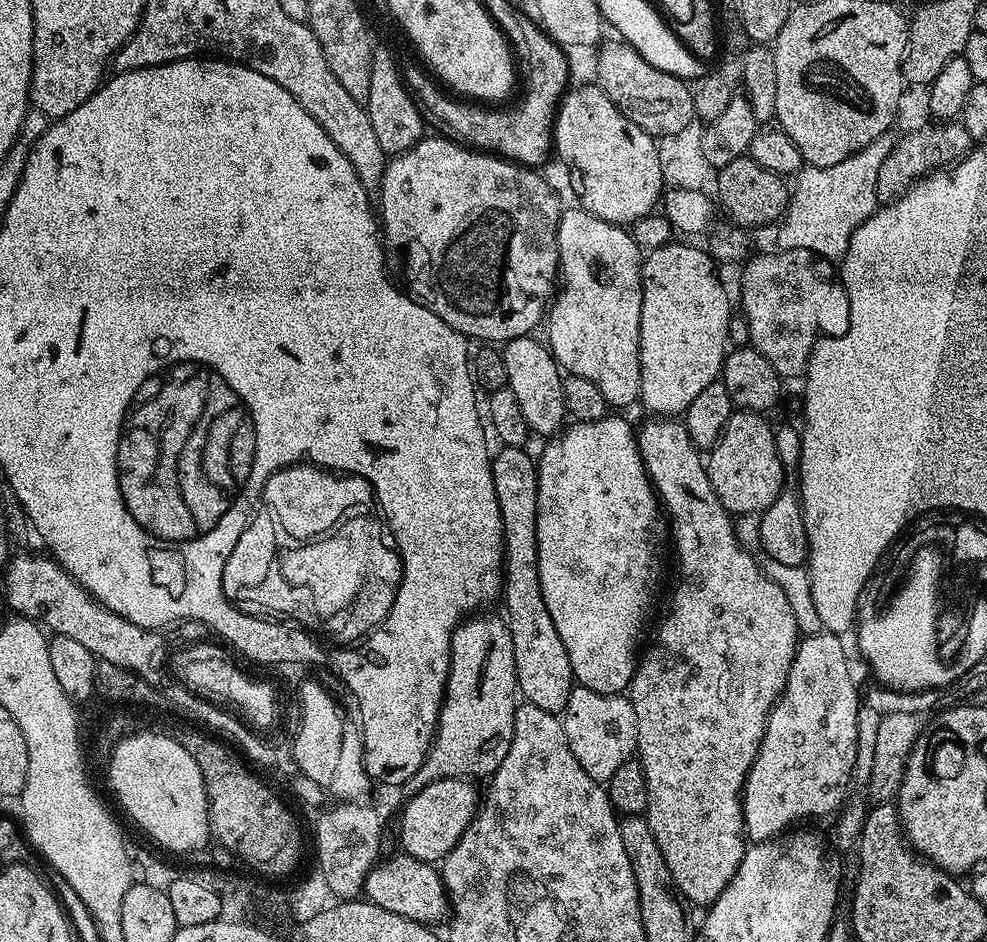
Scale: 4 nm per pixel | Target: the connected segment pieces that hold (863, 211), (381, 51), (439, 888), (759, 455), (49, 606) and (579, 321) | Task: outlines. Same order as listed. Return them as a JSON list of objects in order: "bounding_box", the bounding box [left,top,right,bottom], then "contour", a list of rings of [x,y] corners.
[{"bounding_box":[775,130,898,262],"contour":[[[892,130],[883,132],[870,146],[850,154],[850,158],[842,158],[835,166],[802,167],[794,177],[796,185],[791,185],[788,209],[775,229],[775,247],[780,250],[801,248],[828,262],[843,260],[854,232],[877,210],[878,170],[882,170],[882,162],[886,162],[890,150],[894,150],[898,139],[894,133]]]},{"bounding_box":[366,47,426,157],"contour":[[[373,47],[370,62],[370,90],[366,97],[366,107],[370,126],[374,126],[374,134],[378,137],[382,150],[389,157],[400,155],[410,150],[418,141],[425,139],[426,125],[420,117],[418,106],[413,102],[408,86],[404,83],[402,68],[396,65],[392,52],[388,48]]]},{"bounding_box":[363,854,449,926],"contour":[[[399,854],[393,860],[381,859],[364,883],[363,895],[372,903],[382,906],[382,910],[390,910],[390,914],[402,914],[402,918],[410,918],[419,924],[436,926],[449,915],[448,892],[444,889],[444,877],[436,872],[427,860],[419,860],[407,854]]]},{"bounding_box":[706,411,786,517],"contour":[[[733,411],[719,442],[706,456],[708,477],[722,506],[737,517],[766,511],[786,488],[786,470],[778,458],[776,433],[773,425],[764,420],[767,419],[759,412]]]},{"bounding_box":[4,555,170,683],"contour":[[[51,555],[16,556],[9,559],[4,572],[4,600],[13,608],[17,617],[35,620],[49,633],[65,636],[86,646],[97,661],[113,663],[140,676],[146,683],[160,680],[166,674],[166,657],[170,649],[164,645],[159,631],[140,628],[134,622],[114,614],[76,583]]]},{"bounding_box":[546,206,642,410],"contour":[[[583,206],[575,207],[565,207],[561,211],[560,221],[558,222],[558,238],[556,239],[556,245],[560,251],[558,276],[562,283],[559,285],[558,291],[546,312],[546,325],[549,328],[547,349],[565,373],[590,378],[590,382],[594,382],[594,386],[598,386],[598,390],[602,390],[602,398],[606,398],[608,405],[616,410],[624,410],[620,408],[628,408],[632,403],[635,405],[640,399],[640,323],[642,322],[640,265],[642,263],[642,249],[636,245],[632,233],[627,227],[606,222],[602,218],[590,214]]]}]

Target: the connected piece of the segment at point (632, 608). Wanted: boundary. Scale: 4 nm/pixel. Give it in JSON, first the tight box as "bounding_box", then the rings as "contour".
{"bounding_box":[536,414,662,695],"contour":[[[609,414],[602,417],[598,422],[572,422],[567,425],[559,434],[551,437],[544,448],[544,453],[538,456],[536,473],[538,474],[538,580],[542,586],[542,602],[546,602],[546,610],[550,610],[550,618],[554,621],[554,630],[558,630],[558,638],[562,638],[562,646],[566,646],[566,658],[570,658],[572,667],[572,679],[581,688],[589,688],[598,694],[621,695],[631,685],[632,676],[636,672],[638,663],[638,652],[636,656],[636,647],[640,644],[640,635],[644,632],[644,623],[648,620],[648,603],[652,600],[652,588],[656,584],[656,531],[660,528],[660,516],[662,520],[662,505],[656,495],[656,489],[652,487],[652,480],[644,468],[644,459],[640,456],[640,448],[636,444],[636,432],[626,421],[623,415]]]}

